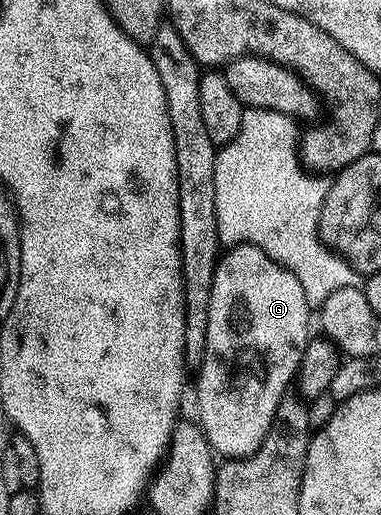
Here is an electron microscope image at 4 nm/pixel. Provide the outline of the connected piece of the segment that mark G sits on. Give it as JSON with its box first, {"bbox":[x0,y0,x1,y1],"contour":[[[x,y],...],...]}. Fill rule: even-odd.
{"bbox":[195,245,313,459],"contour":[[[232,245],[220,256],[215,267],[211,298],[209,299],[207,346],[205,347],[203,362],[197,366],[199,378],[195,381],[195,405],[199,408],[197,424],[203,430],[204,435],[207,436],[207,441],[211,444],[212,450],[220,458],[234,459],[237,457],[248,457],[257,451],[257,447],[261,447],[261,443],[273,423],[273,415],[277,411],[277,403],[281,403],[281,399],[288,396],[289,389],[287,389],[287,384],[290,381],[292,384],[296,380],[299,372],[299,364],[309,340],[307,328],[310,327],[311,321],[313,325],[313,309],[312,306],[307,304],[305,290],[302,289],[301,283],[297,283],[297,275],[293,275],[288,269],[281,267],[273,259],[269,259],[269,255],[265,255],[265,251],[261,251],[252,245]]]}

